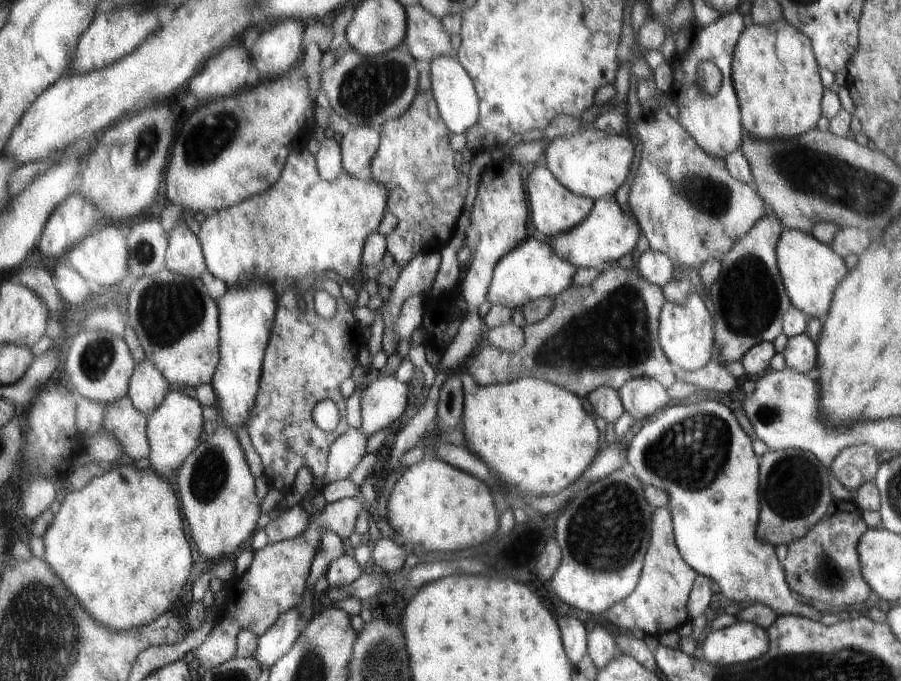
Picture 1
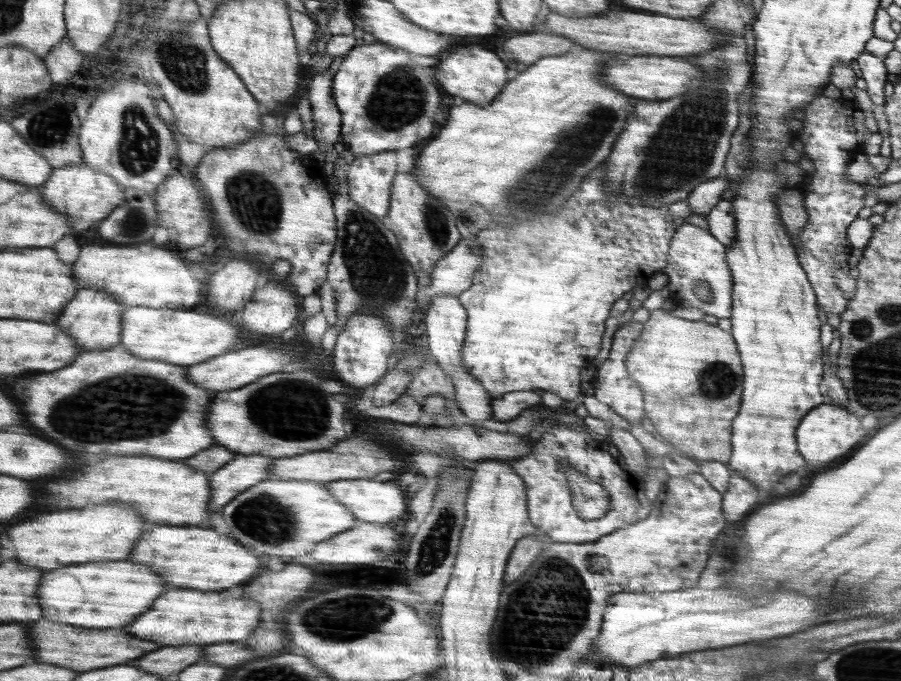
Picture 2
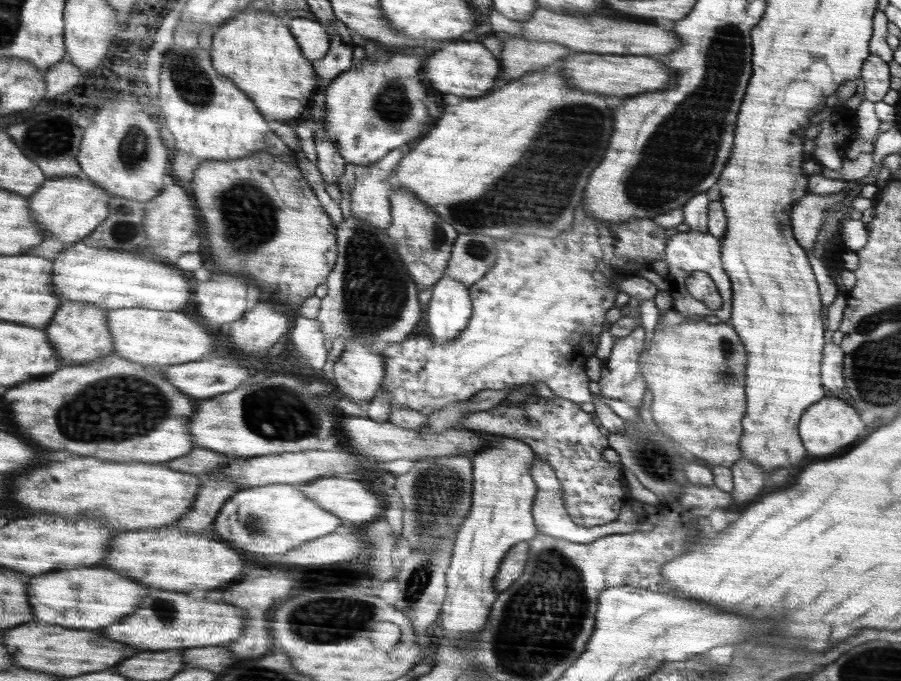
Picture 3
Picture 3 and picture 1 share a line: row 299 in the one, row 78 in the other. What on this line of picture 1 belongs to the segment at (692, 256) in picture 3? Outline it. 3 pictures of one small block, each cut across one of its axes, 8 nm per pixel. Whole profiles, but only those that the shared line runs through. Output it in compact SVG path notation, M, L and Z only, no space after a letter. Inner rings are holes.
M738 11L727 12L719 20L709 26L698 25L694 19L692 24L682 28L675 38L676 52L672 60L668 60L673 70L672 97L677 100L680 110L680 120L677 120L686 132L710 156L726 160L726 156L742 146L743 130L740 122L740 108L736 90L732 80L732 59L738 39L745 29L744 18ZM700 62L713 62L721 72L721 85L712 99L708 96L700 97L700 90L696 84L695 70Z

